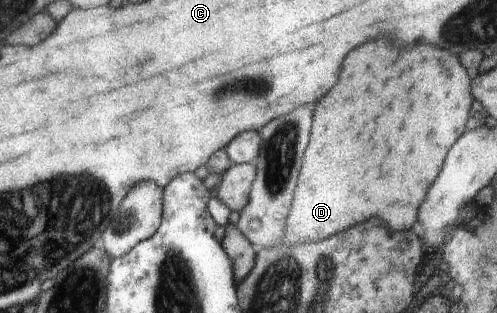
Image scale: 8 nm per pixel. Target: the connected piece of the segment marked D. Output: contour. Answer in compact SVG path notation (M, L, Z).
M374 40L356 48L356 52L344 60L340 84L316 104L312 148L308 148L308 156L304 156L304 172L299 172L300 188L295 188L296 204L290 204L285 228L287 235L283 242L320 242L358 222L366 222L372 216L384 220L394 232L417 230L418 206L442 170L446 152L462 136L470 104L468 72L448 50L426 44L418 44L412 50L398 50L388 40Z

